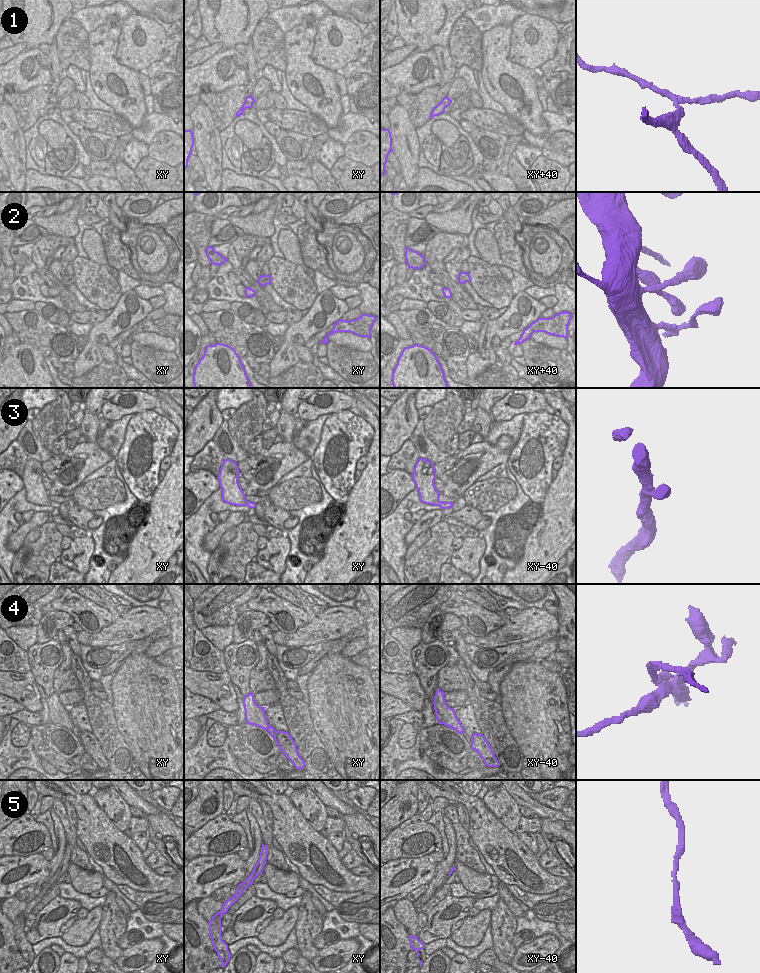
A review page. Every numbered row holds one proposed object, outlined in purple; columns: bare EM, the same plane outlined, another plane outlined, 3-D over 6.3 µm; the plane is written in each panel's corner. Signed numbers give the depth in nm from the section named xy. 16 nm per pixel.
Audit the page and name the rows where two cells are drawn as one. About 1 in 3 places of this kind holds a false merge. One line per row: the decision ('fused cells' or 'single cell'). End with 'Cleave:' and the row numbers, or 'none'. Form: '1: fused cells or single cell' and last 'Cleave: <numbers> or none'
1: fused cells
2: single cell
3: single cell
4: fused cells
5: single cell
Cleave: 1, 4

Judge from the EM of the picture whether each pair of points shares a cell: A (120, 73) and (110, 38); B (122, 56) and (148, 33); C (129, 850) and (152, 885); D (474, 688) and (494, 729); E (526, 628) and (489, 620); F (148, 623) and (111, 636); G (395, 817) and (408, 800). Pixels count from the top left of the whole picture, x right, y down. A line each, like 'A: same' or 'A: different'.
A: same
B: same
C: same
D: same
E: different
F: same
G: same

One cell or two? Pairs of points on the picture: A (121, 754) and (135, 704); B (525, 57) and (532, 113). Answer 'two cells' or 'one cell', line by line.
A: two cells
B: two cells

